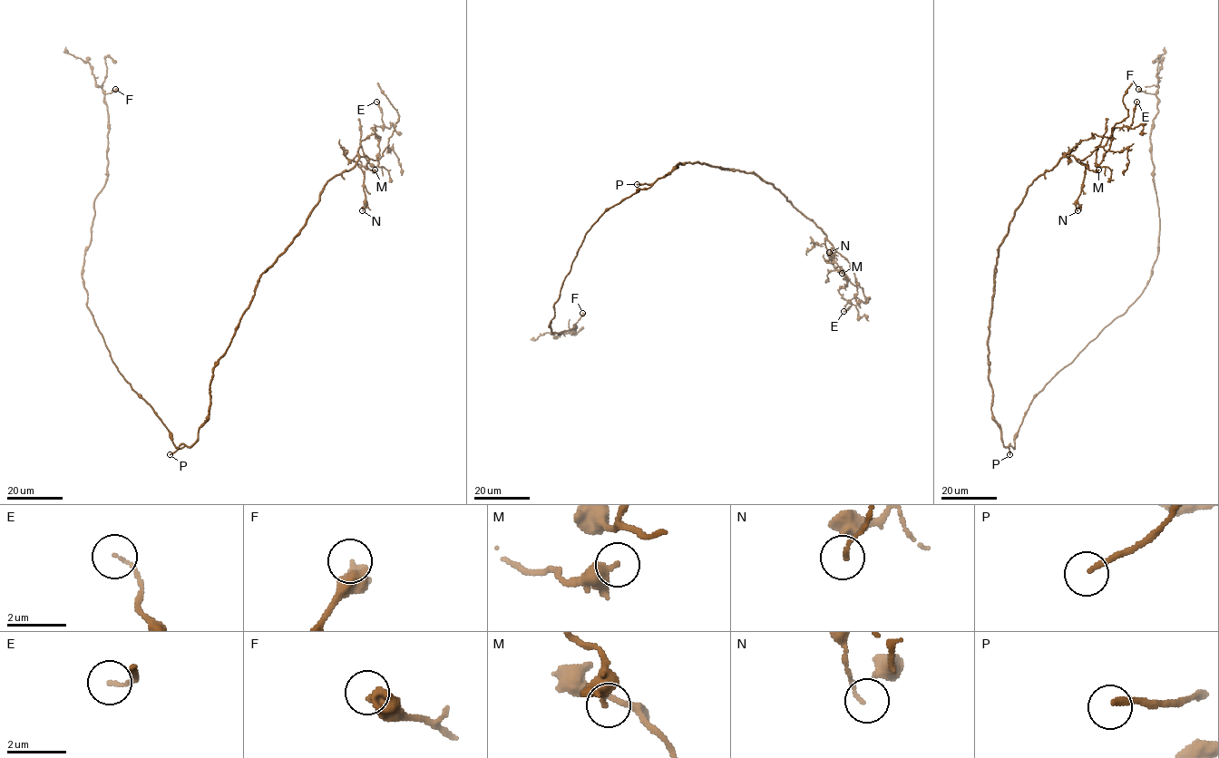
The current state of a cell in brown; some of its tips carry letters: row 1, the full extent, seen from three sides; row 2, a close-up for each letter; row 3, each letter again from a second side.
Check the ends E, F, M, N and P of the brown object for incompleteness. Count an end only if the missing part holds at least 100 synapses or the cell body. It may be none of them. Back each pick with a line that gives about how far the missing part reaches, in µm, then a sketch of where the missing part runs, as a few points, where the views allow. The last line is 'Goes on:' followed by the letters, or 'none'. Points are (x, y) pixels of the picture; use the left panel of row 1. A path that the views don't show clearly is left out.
P: Missing length about 15 µm. Course of what is missing: (170, 454), (144, 461), (141, 465)
Goes on: P

